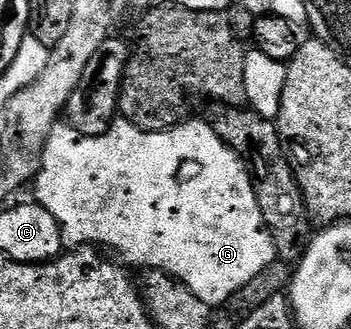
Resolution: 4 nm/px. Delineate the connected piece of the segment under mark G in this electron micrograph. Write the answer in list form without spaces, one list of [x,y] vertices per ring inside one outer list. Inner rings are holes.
[[[118,118],[102,135],[82,135],[80,137],[77,130],[71,126],[54,126],[45,142],[41,168],[31,190],[37,194],[34,195],[36,202],[40,203],[43,209],[47,209],[47,213],[51,213],[51,217],[55,217],[61,231],[61,244],[66,250],[94,245],[101,249],[110,247],[118,255],[114,255],[118,260],[124,261],[126,264],[134,263],[135,266],[141,267],[140,269],[165,271],[168,275],[178,279],[184,287],[191,289],[191,293],[195,293],[195,297],[199,297],[199,301],[209,304],[210,308],[217,309],[225,305],[233,294],[243,289],[243,285],[247,285],[247,281],[251,281],[263,269],[267,269],[277,259],[277,250],[265,227],[263,217],[259,213],[259,201],[255,201],[253,182],[249,179],[249,171],[238,155],[214,133],[212,122],[200,123],[199,120],[193,119],[190,123],[183,124],[182,127],[177,126],[170,126],[165,131],[144,131],[136,127],[134,123]]]

